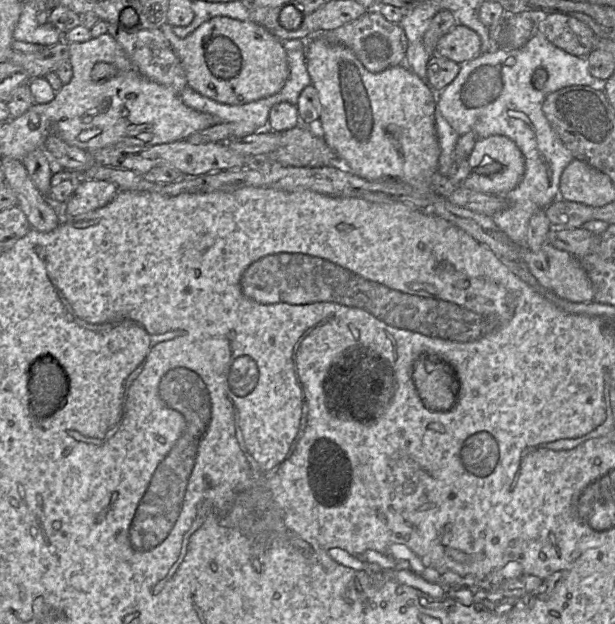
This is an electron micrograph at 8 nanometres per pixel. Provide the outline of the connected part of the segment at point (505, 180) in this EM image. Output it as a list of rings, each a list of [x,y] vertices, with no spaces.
[[[503,135],[478,138],[467,158],[469,173],[461,186],[476,192],[503,195],[514,189],[522,180],[525,159],[516,143]]]

